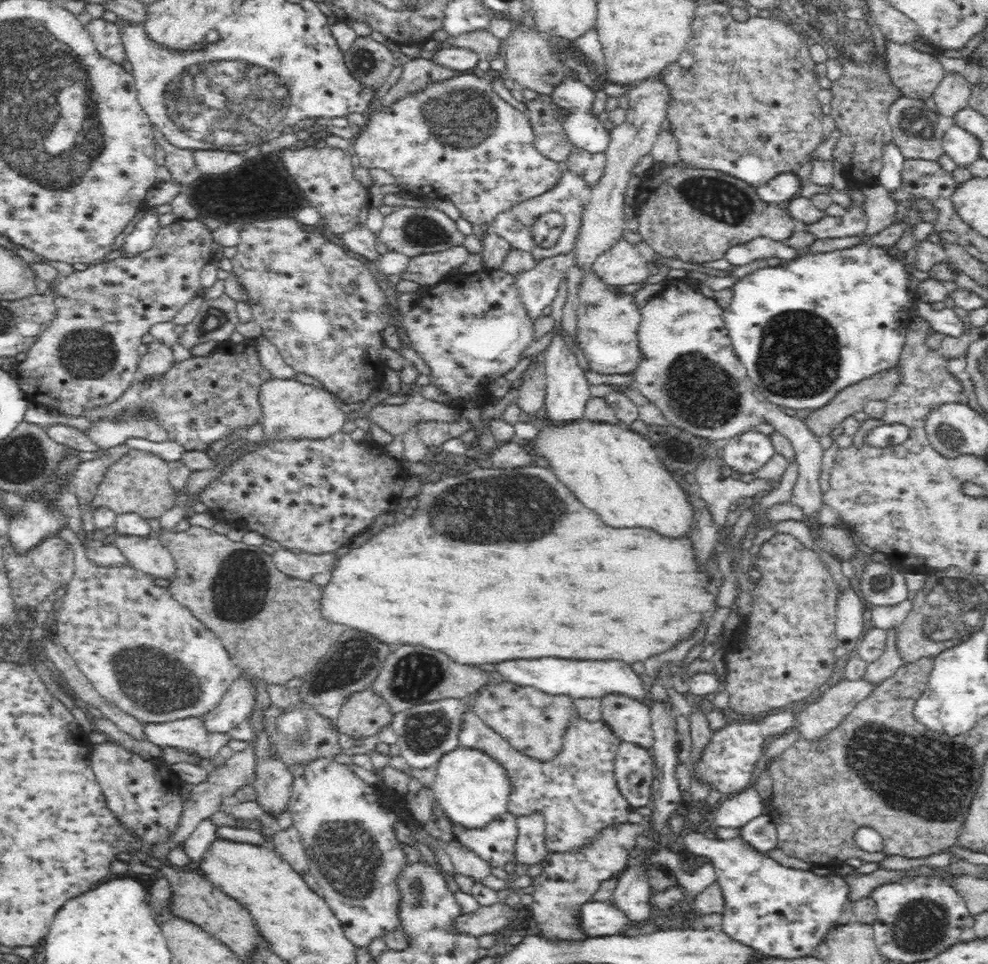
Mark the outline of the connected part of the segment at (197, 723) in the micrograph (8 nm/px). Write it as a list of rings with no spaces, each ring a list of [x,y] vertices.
[[[199,717],[143,724],[144,740],[149,740],[159,746],[161,750],[166,747],[194,754],[201,759],[214,759],[219,757],[219,750],[231,739],[228,733],[214,735],[205,730]]]

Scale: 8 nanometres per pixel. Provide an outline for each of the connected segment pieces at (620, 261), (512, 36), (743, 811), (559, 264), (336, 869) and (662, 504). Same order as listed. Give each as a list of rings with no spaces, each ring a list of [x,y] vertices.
[[[623,238],[612,245],[592,264],[592,270],[604,283],[616,288],[644,282],[651,275],[651,265],[644,260],[637,246]]]
[[[518,24],[513,26],[506,41],[505,72],[514,80],[516,86],[534,90],[541,95],[550,95],[552,88],[560,84],[562,76],[566,76],[567,68],[554,55],[545,36],[536,28]]]
[[[748,788],[745,792],[722,801],[714,810],[715,826],[740,829],[754,817],[764,814],[764,802],[756,788]]]
[[[574,254],[557,255],[538,261],[532,270],[515,275],[521,299],[532,318],[540,316],[542,310],[554,300],[558,284],[562,283],[567,270],[574,266]]]
[[[322,757],[295,766],[292,773],[288,812],[307,852],[310,873],[322,888],[323,897],[343,925],[347,937],[356,946],[367,947],[372,939],[393,929],[398,931],[396,876],[406,864],[406,855],[392,825],[402,819],[408,821],[408,812],[401,808],[391,809],[390,801],[383,793],[376,794],[348,765],[332,758]]]
[[[582,418],[566,427],[548,427],[543,424],[538,436],[530,440],[531,448],[544,457],[556,476],[576,494],[576,498],[596,512],[604,524],[612,528],[652,528],[668,538],[688,538],[695,531],[699,509],[691,500],[690,487],[676,482],[674,476],[662,465],[656,450],[640,433],[622,424],[596,423]]]

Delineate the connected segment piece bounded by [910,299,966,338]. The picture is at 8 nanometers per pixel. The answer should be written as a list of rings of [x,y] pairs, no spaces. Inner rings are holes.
[[[915,299],[910,307],[914,308],[914,312],[922,319],[928,321],[932,330],[941,332],[945,336],[954,336],[959,338],[965,332],[966,321],[957,317],[952,308],[945,307],[942,310],[932,310],[930,303]]]

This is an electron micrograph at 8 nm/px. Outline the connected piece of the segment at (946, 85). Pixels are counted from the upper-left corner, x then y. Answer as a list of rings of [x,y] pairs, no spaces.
[[[946,71],[932,96],[938,114],[952,119],[956,112],[969,107],[971,88],[972,85],[963,74]]]

